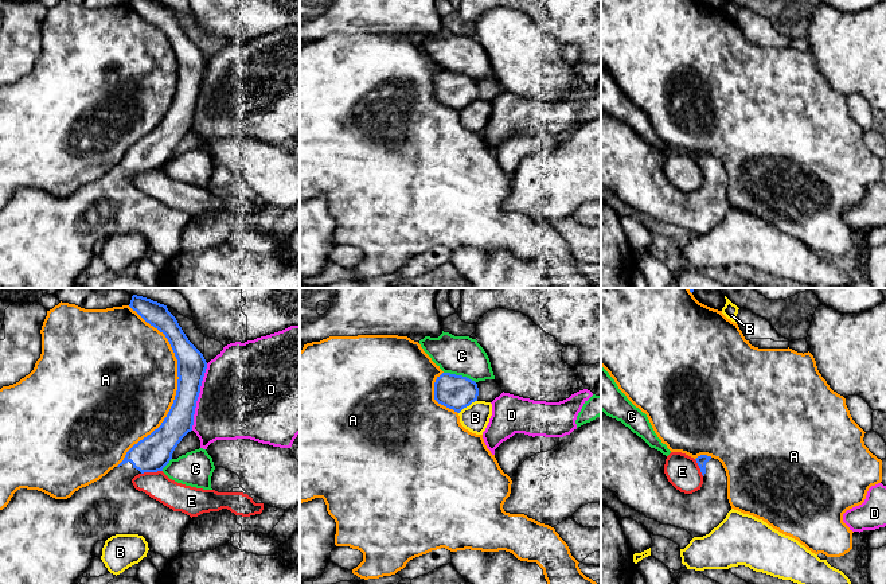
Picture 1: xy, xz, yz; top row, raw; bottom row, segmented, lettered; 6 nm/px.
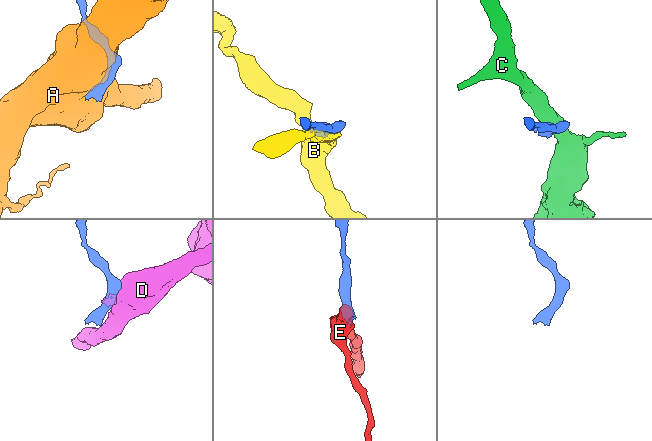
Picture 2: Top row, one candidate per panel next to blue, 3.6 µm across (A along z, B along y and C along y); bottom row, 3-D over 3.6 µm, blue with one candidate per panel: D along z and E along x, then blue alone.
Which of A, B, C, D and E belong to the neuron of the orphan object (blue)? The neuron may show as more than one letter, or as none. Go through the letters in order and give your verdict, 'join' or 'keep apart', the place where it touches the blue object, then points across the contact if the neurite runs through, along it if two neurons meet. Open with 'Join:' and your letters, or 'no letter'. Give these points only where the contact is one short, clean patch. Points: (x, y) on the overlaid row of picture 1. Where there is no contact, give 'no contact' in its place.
Join: no letter
A: keep apart; meets blue in xy at (178, 386)
B: keep apart; meets blue in xz at (467, 405)
C: keep apart; meets blue in xz at (460, 376); border along xz (444, 372), (465, 376), (475, 382)
D: keep apart; meets blue in xy at (198, 396)
E: keep apart; meets blue in xy at (151, 471); border along xy (162, 470), (141, 474)

